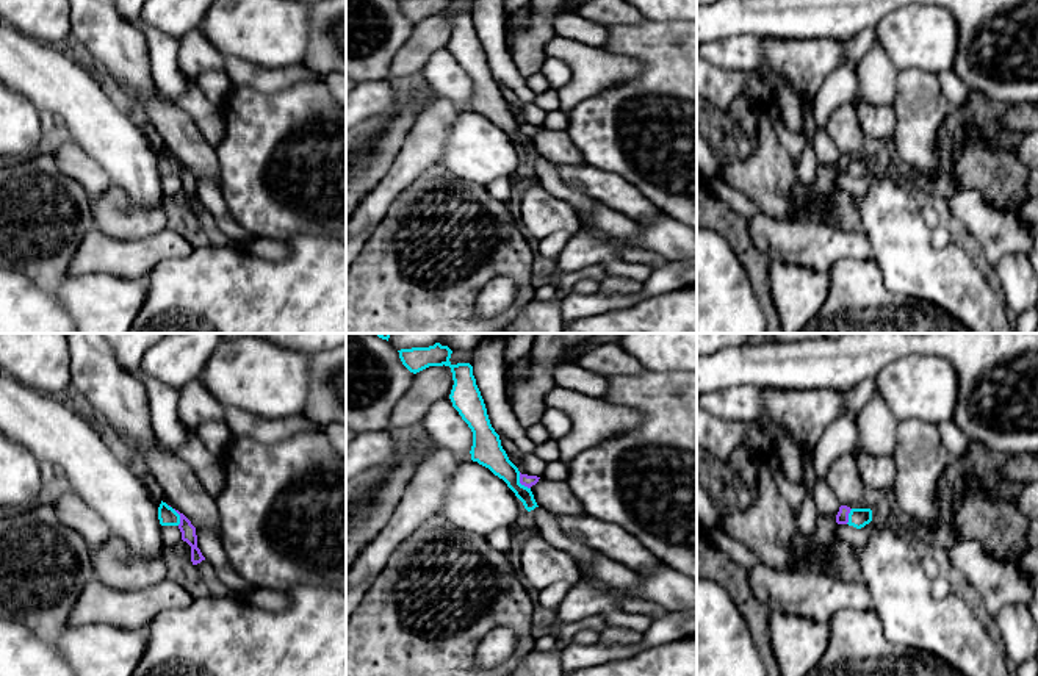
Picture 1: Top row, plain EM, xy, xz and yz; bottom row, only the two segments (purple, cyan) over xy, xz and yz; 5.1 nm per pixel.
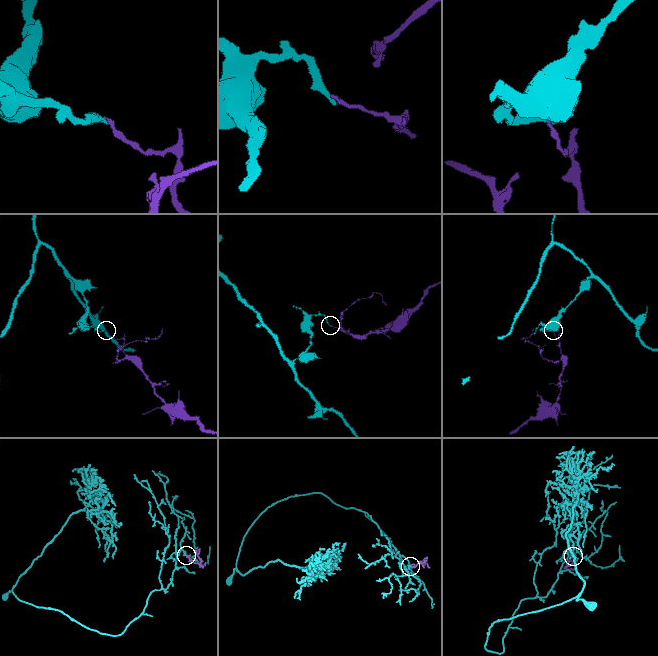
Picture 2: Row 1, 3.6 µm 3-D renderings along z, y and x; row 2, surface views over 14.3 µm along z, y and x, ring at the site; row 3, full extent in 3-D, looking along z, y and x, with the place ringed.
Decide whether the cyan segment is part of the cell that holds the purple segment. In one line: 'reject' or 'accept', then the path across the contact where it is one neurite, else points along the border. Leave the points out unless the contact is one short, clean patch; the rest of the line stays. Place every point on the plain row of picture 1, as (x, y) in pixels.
reject | along xz (518, 122), (518, 130), (529, 138)

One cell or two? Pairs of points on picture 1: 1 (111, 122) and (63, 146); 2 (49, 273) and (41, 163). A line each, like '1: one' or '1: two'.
1: two
2: one

